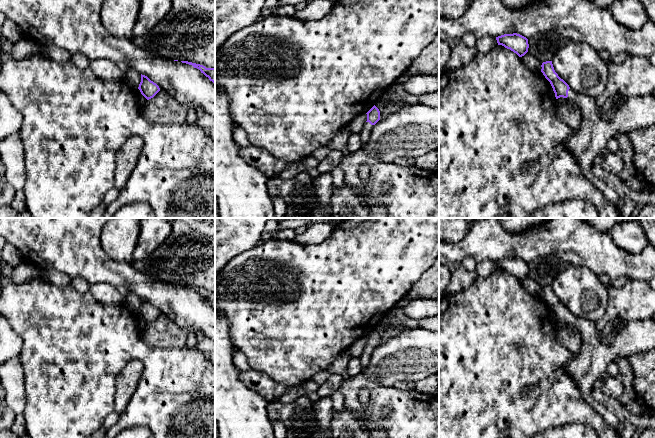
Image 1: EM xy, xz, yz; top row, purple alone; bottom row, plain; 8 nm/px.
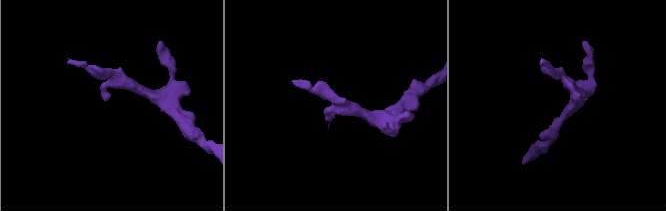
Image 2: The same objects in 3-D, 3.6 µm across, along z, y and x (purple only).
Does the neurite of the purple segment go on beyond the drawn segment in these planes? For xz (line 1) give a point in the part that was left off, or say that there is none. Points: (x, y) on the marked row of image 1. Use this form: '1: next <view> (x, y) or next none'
1: next none

